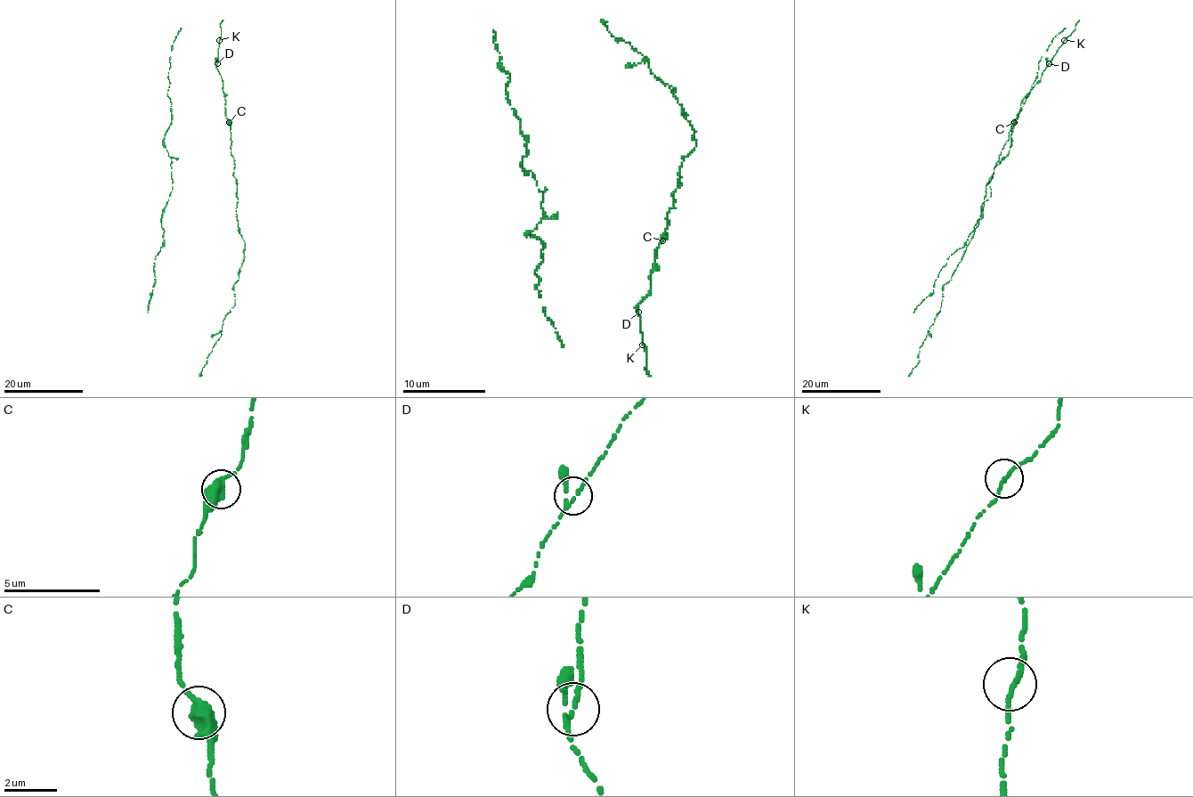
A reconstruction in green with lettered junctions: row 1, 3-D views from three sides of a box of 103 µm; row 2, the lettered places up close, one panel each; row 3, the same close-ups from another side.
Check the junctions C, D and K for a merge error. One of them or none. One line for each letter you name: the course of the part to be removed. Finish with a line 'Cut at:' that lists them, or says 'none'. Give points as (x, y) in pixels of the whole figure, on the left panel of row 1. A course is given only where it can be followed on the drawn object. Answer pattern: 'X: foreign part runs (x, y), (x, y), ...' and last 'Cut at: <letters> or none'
Cut at: none

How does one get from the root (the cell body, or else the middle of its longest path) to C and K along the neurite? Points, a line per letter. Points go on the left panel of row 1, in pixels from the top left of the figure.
C: (216, 67), (223, 82), (225, 113), (229, 122)
K: (216, 67), (219, 40)

